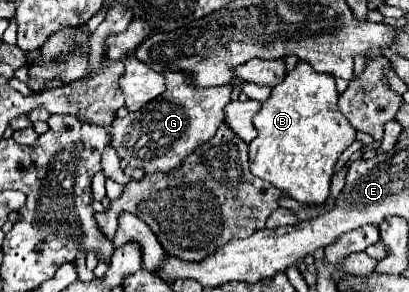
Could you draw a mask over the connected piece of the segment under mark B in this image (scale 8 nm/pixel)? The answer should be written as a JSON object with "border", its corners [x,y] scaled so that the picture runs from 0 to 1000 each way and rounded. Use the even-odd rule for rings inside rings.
{"border":[[[729,205],[724,233],[709,240],[694,274],[665,301],[655,342],[641,349],[631,390],[621,397],[621,438],[631,466],[606,493],[611,589],[665,637],[699,651],[719,685],[738,699],[787,699],[802,678],[807,610],[826,534],[870,479],[870,445],[846,411],[826,370],[826,308],[812,253],[773,247],[753,212]]]}

